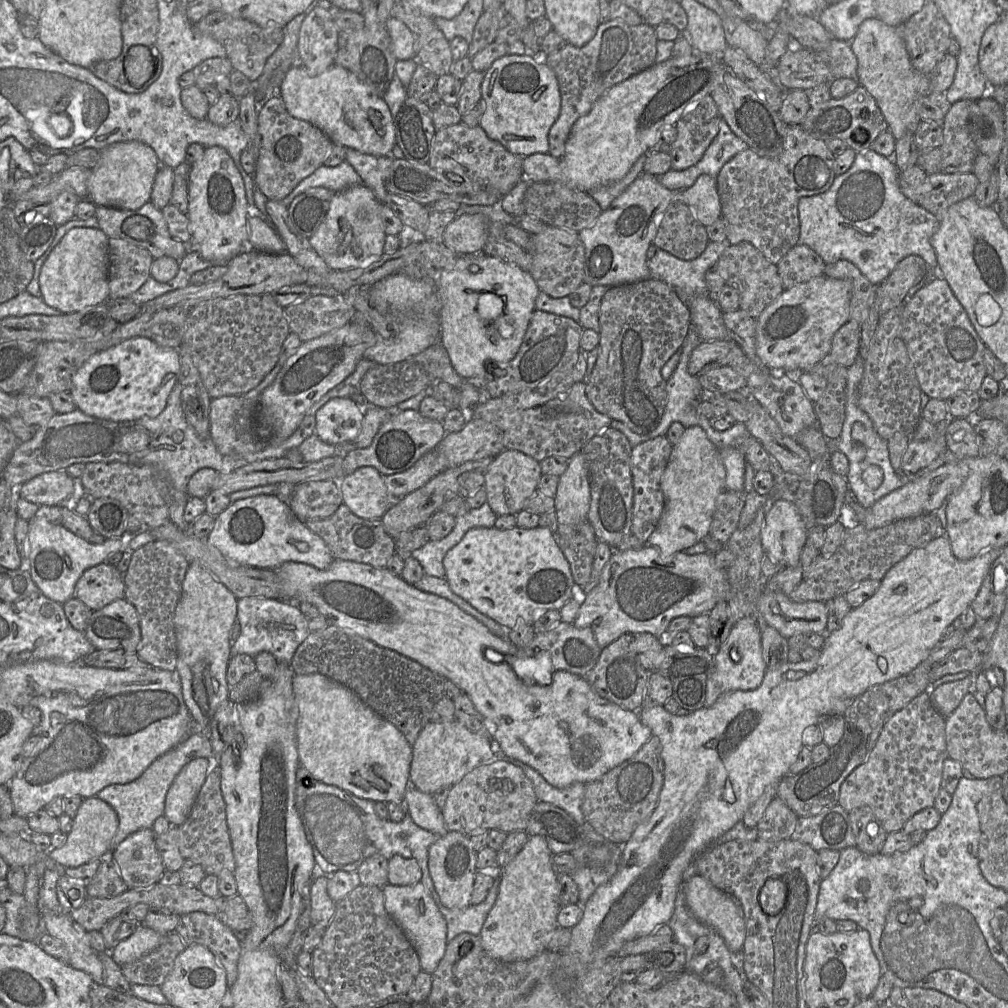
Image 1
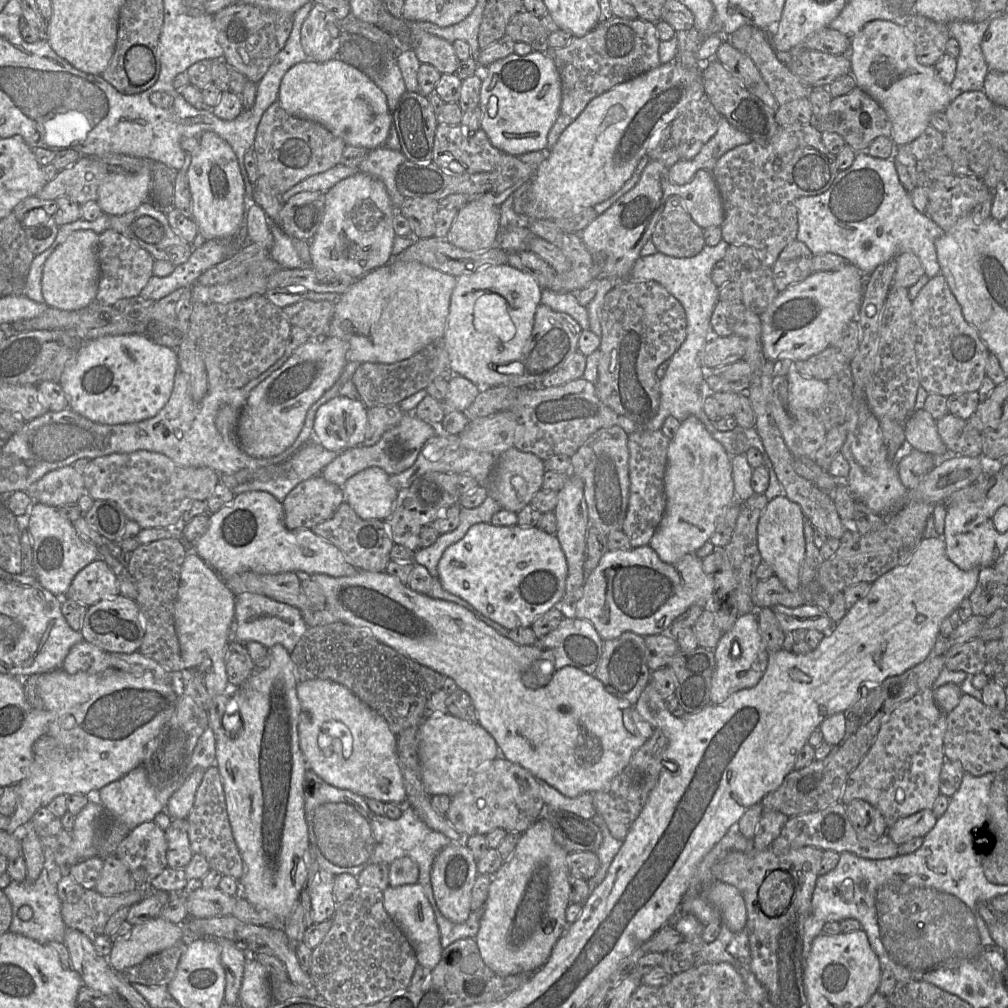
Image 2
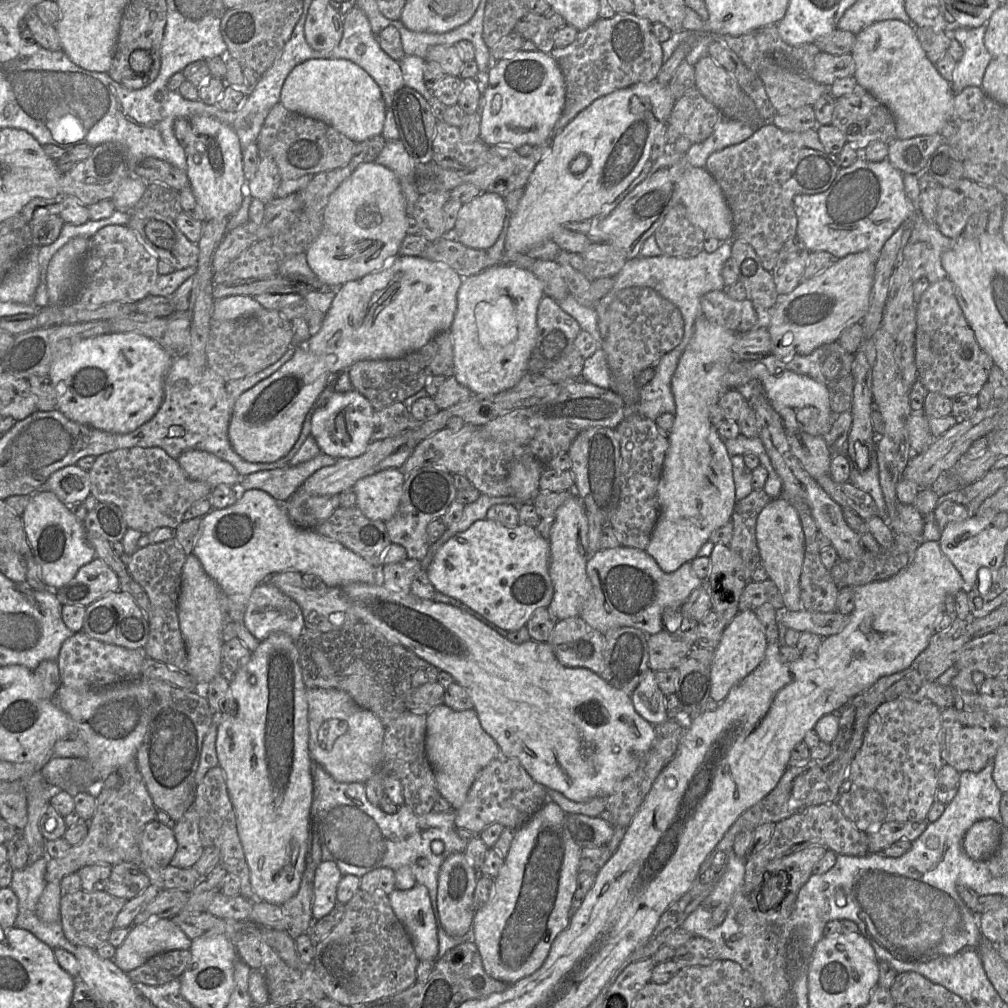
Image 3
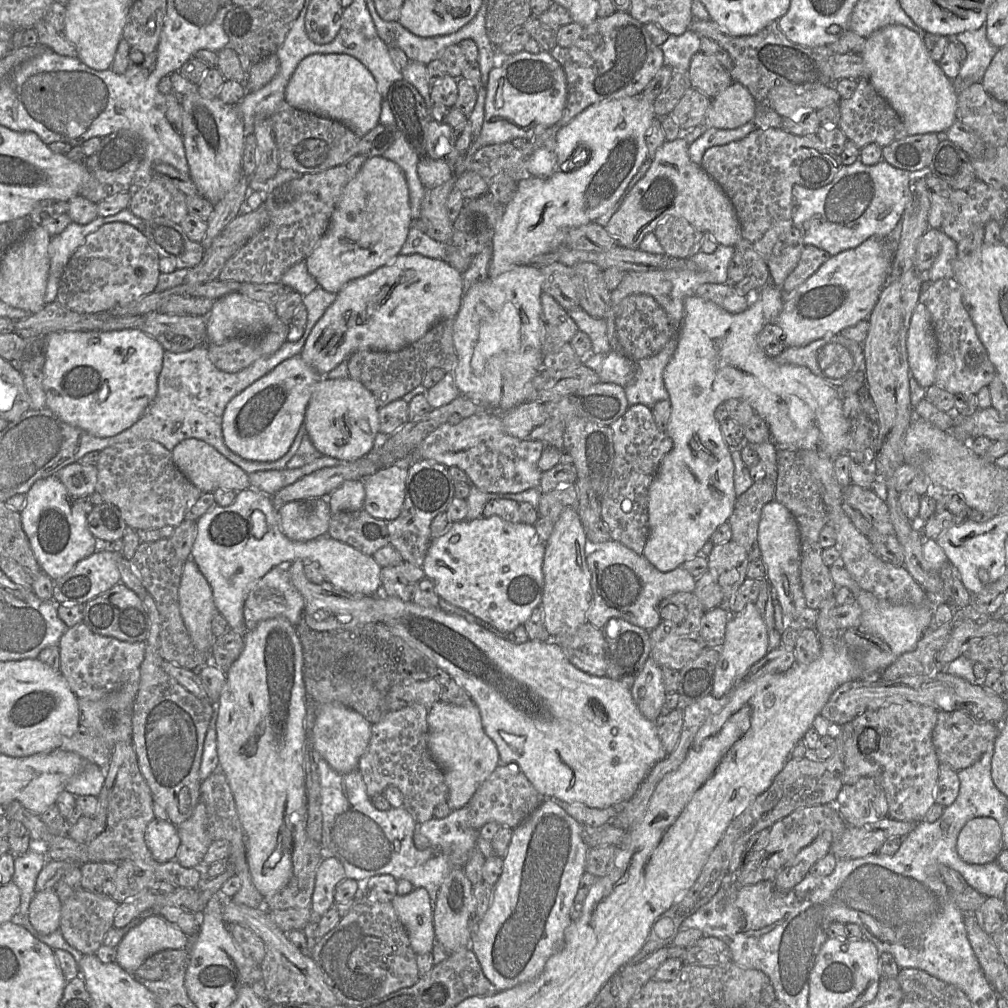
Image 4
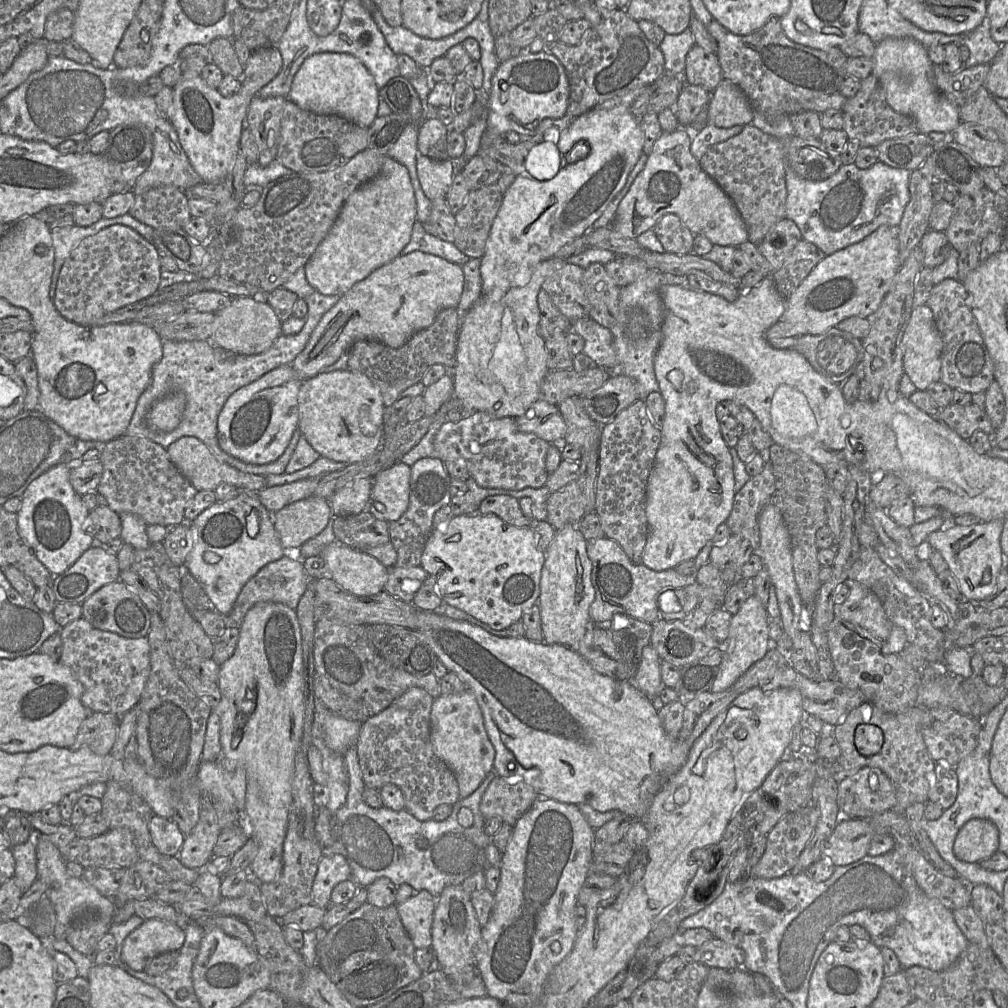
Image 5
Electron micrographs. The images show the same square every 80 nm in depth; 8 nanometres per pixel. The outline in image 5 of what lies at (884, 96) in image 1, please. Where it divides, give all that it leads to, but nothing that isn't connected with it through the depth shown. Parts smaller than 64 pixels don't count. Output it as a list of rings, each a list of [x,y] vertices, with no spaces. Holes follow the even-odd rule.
[[[889,37],[876,45],[872,56],[872,73],[882,83],[886,100],[897,113],[911,117],[920,133],[951,134],[960,123],[959,107],[950,102],[936,87],[934,64],[927,49],[913,38]]]

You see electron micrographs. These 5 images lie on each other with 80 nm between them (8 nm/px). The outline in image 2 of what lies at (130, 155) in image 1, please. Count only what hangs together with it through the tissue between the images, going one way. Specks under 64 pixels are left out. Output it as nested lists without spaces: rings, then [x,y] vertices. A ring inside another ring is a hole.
[[[151,171],[136,174],[109,173],[98,188],[97,203],[103,213],[124,215],[147,201],[151,192]]]

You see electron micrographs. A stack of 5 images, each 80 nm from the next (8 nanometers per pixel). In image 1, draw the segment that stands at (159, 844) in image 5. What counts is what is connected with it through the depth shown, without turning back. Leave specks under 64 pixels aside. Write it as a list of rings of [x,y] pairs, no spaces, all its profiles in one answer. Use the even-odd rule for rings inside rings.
[[[151,828],[140,829],[127,836],[111,852],[128,889],[150,887],[158,883],[166,870],[155,838]]]

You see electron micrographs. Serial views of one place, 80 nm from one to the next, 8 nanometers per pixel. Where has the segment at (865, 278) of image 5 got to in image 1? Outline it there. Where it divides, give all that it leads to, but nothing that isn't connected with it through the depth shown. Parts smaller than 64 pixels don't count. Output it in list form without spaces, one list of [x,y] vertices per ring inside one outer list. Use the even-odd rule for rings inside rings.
[[[824,275],[784,290],[757,318],[756,351],[770,370],[785,370],[786,376],[798,382],[802,372],[808,372],[831,350],[832,338],[838,329],[850,320],[851,283]]]

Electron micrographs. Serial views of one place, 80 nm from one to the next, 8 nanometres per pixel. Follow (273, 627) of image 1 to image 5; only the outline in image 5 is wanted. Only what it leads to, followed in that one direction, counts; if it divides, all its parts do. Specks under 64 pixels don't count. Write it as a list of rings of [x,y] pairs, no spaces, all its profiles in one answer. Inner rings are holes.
[[[299,550],[287,552],[280,559],[268,563],[243,586],[232,610],[224,616],[226,627],[235,627],[240,630],[247,611],[261,602],[282,603],[296,611],[297,605],[306,590],[308,579],[303,562],[299,558]]]

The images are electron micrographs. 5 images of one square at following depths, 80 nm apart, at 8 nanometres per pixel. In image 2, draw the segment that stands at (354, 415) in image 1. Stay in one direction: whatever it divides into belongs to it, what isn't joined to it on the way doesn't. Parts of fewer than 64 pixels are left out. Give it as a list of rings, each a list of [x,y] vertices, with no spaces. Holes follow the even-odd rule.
[[[338,395],[317,410],[313,435],[327,450],[340,453],[362,444],[367,424],[364,403],[360,399]]]

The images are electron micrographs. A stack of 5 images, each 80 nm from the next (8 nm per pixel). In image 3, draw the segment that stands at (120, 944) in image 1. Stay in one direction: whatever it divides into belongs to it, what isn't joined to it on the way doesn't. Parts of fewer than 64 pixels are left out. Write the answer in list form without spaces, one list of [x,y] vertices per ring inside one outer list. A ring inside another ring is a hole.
[[[158,918],[131,926],[131,930],[121,945],[115,950],[113,962],[123,972],[143,965],[151,957],[173,950],[188,950],[192,940],[170,918]]]

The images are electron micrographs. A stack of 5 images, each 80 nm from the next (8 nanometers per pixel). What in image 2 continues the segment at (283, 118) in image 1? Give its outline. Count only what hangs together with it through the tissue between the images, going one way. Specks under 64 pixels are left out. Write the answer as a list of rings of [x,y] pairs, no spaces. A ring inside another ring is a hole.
[[[278,100],[264,112],[253,144],[258,176],[265,177],[279,194],[311,175],[338,165],[345,147],[346,143],[323,125],[287,113]]]

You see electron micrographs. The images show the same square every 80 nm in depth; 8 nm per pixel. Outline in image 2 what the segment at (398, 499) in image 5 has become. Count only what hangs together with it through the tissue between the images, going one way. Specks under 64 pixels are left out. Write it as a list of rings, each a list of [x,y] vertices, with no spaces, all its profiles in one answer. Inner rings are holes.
[[[370,467],[349,478],[342,486],[344,500],[364,520],[384,520],[392,512],[398,490],[389,482],[390,475],[379,467]]]

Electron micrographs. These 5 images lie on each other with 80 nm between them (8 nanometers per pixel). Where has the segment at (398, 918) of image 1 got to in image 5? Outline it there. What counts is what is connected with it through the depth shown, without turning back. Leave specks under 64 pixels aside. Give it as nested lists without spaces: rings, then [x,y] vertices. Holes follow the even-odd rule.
[[[427,890],[415,892],[408,900],[397,904],[402,924],[416,949],[431,947],[435,905],[436,897]]]

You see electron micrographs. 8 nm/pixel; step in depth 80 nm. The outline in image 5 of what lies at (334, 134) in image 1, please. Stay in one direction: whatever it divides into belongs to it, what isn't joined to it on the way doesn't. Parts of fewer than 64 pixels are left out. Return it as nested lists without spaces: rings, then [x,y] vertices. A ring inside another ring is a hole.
[[[333,52],[309,56],[295,74],[288,94],[288,99],[304,110],[338,115],[362,128],[369,128],[377,117],[379,98],[374,77],[358,58]]]

